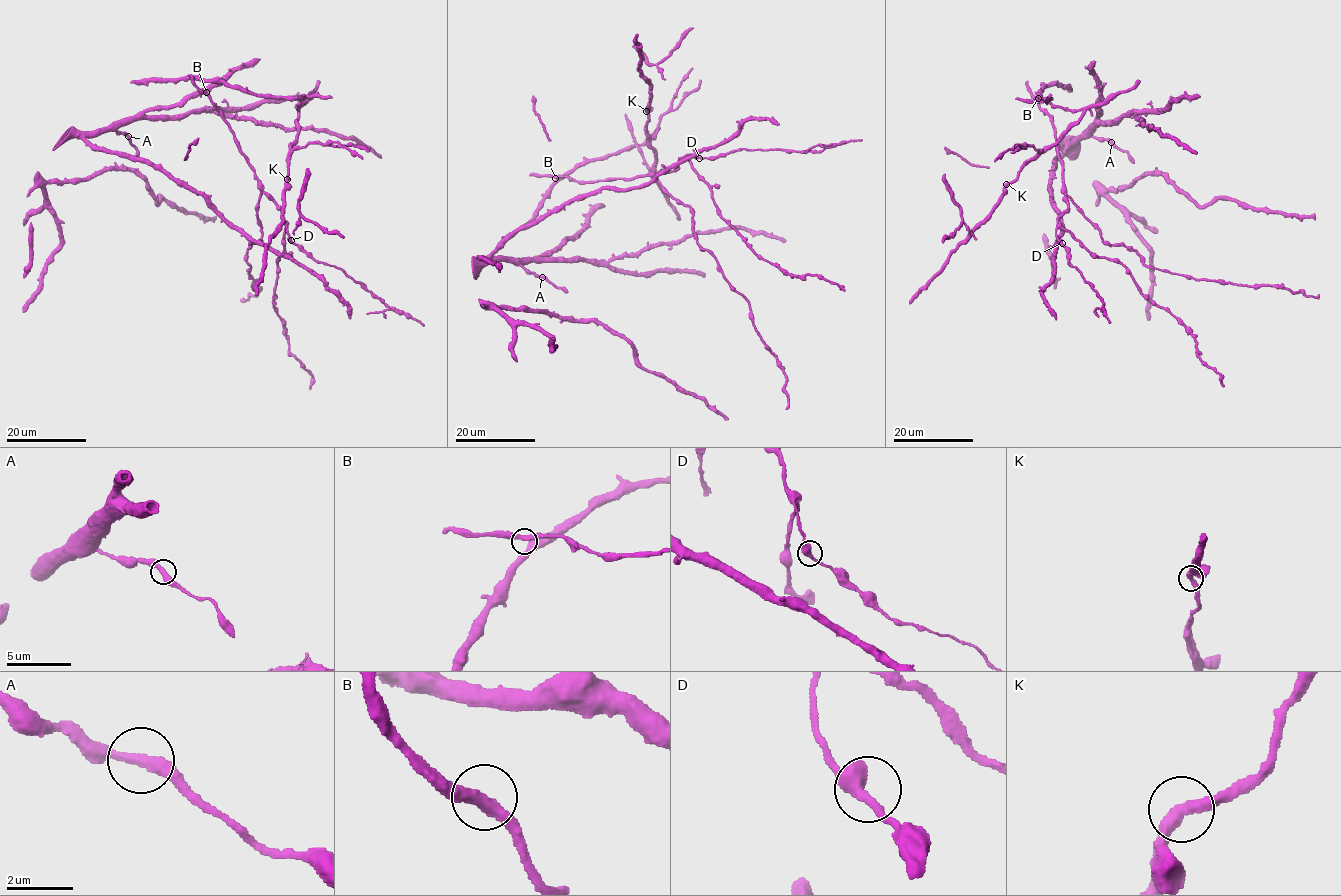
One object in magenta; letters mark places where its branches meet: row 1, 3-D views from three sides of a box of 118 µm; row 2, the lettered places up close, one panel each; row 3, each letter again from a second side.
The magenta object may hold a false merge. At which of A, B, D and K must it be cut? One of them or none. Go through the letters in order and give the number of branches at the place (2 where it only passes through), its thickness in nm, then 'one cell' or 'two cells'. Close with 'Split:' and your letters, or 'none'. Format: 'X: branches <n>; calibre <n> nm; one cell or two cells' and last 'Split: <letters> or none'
A: branches 2; calibre 360 nm; one cell
B: branches 2; calibre 360 nm; one cell
D: branches 2; calibre 400 nm; one cell
K: branches 2; calibre 380 nm; one cell
Split: none

